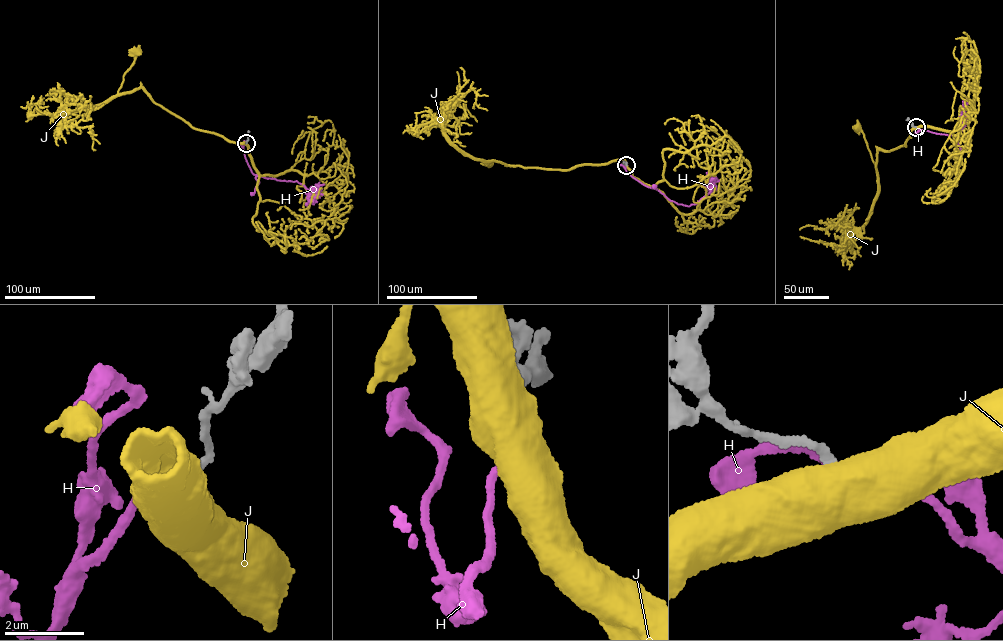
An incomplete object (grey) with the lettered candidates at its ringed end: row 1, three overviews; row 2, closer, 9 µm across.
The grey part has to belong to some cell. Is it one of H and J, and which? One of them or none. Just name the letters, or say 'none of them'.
H

